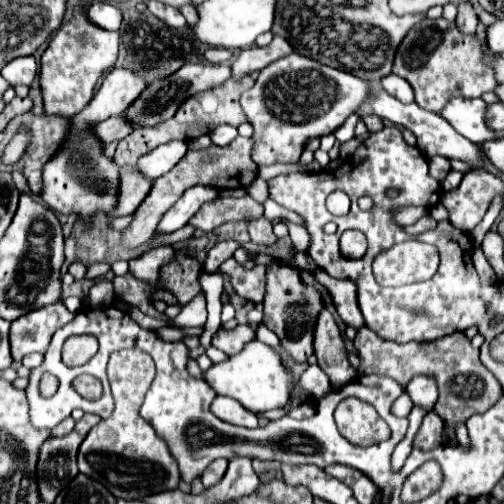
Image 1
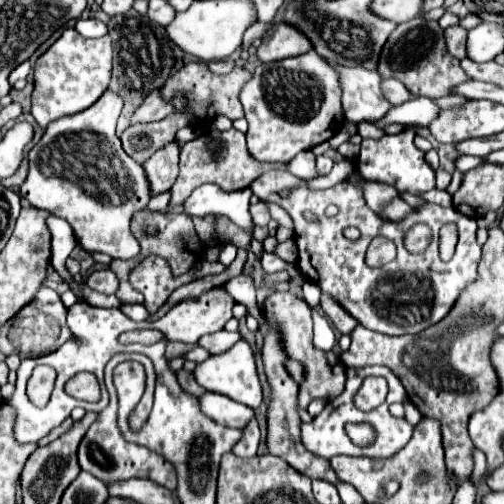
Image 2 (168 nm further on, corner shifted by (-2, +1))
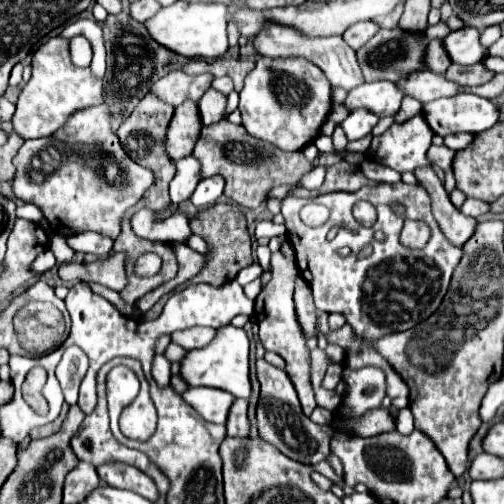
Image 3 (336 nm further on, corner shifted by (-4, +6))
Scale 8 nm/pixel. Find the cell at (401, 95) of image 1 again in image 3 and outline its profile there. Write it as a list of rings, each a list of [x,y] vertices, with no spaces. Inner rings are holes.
[[[366,82],[348,94],[344,106],[350,112],[356,108],[366,108],[378,118],[384,118],[394,116],[398,112],[402,98],[402,92],[392,82]]]

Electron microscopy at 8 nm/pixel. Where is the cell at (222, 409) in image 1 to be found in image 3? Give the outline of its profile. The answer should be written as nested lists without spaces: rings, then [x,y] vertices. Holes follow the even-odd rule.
[[[188,388],[182,398],[206,420],[212,424],[226,424],[228,410],[234,402],[234,396],[224,390],[214,388]]]

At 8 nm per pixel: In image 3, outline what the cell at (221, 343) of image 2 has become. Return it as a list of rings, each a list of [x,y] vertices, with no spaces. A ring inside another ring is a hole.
[[[202,326],[186,328],[186,330],[180,330],[180,332],[174,332],[172,334],[172,342],[182,346],[184,350],[204,348],[214,338],[214,332],[216,332],[214,328],[202,328]]]

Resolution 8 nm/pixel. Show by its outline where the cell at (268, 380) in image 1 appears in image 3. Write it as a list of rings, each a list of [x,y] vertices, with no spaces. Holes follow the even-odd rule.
[[[232,324],[216,330],[212,344],[190,350],[180,360],[180,376],[188,386],[210,386],[218,390],[226,390],[236,398],[250,398],[250,378],[248,378],[248,336],[242,328]]]

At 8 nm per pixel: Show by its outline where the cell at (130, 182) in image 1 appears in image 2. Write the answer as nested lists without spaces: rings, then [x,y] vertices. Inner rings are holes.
[[[170,143],[156,151],[142,167],[146,173],[146,179],[150,181],[150,191],[152,195],[166,193],[172,183],[178,177],[178,153],[180,147],[176,143]]]

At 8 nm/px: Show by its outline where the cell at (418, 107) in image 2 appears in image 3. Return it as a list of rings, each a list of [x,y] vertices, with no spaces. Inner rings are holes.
[[[354,110],[354,112],[348,114],[348,118],[340,126],[344,128],[348,142],[354,142],[354,140],[360,140],[366,134],[370,134],[372,128],[376,126],[376,122],[378,122],[378,116],[374,116],[372,112]]]

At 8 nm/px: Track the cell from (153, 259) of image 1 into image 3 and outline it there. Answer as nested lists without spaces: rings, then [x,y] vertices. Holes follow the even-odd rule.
[[[106,104],[74,112],[64,128],[50,138],[26,140],[18,150],[14,164],[16,174],[12,180],[12,194],[16,200],[36,204],[48,224],[52,224],[54,232],[60,232],[62,236],[94,230],[116,238],[120,234],[124,210],[134,206],[154,182],[148,168],[138,166],[124,154],[118,136],[110,128]],[[50,154],[54,154],[56,160],[52,160]],[[106,162],[116,162],[116,180],[122,178],[122,182],[118,180],[112,184],[106,180]]]

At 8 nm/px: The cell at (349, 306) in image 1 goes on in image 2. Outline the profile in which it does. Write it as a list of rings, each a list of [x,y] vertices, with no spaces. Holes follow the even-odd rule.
[[[322,293],[322,301],[320,301],[322,309],[326,311],[326,315],[332,319],[334,327],[342,333],[342,335],[350,335],[350,331],[354,331],[354,327],[358,325],[358,321],[328,293]]]

